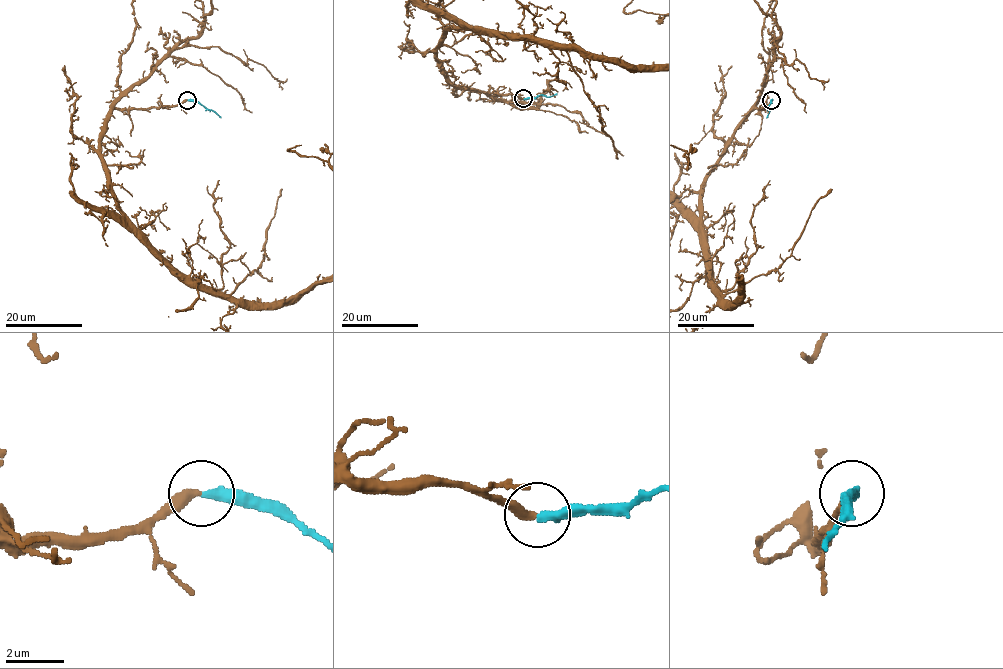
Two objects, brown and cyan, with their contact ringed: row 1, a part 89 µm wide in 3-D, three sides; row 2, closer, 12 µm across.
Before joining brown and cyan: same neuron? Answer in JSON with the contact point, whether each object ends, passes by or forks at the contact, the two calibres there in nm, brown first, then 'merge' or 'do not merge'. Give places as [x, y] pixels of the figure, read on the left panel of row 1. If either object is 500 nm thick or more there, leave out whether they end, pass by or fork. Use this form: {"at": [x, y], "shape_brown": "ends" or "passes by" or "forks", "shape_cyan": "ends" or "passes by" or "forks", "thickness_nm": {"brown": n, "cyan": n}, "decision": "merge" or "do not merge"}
{"at": [187, 100], "shape_brown": "ends", "shape_cyan": "ends", "thickness_nm": {"brown": 340, "cyan": 340}, "decision": "merge"}

